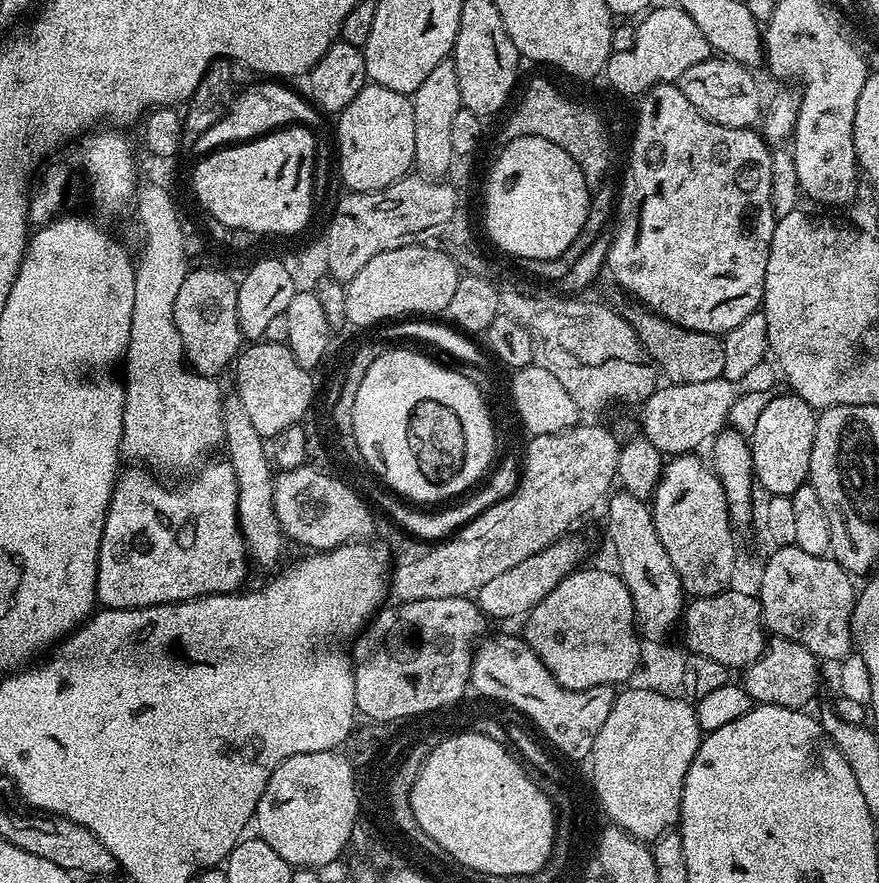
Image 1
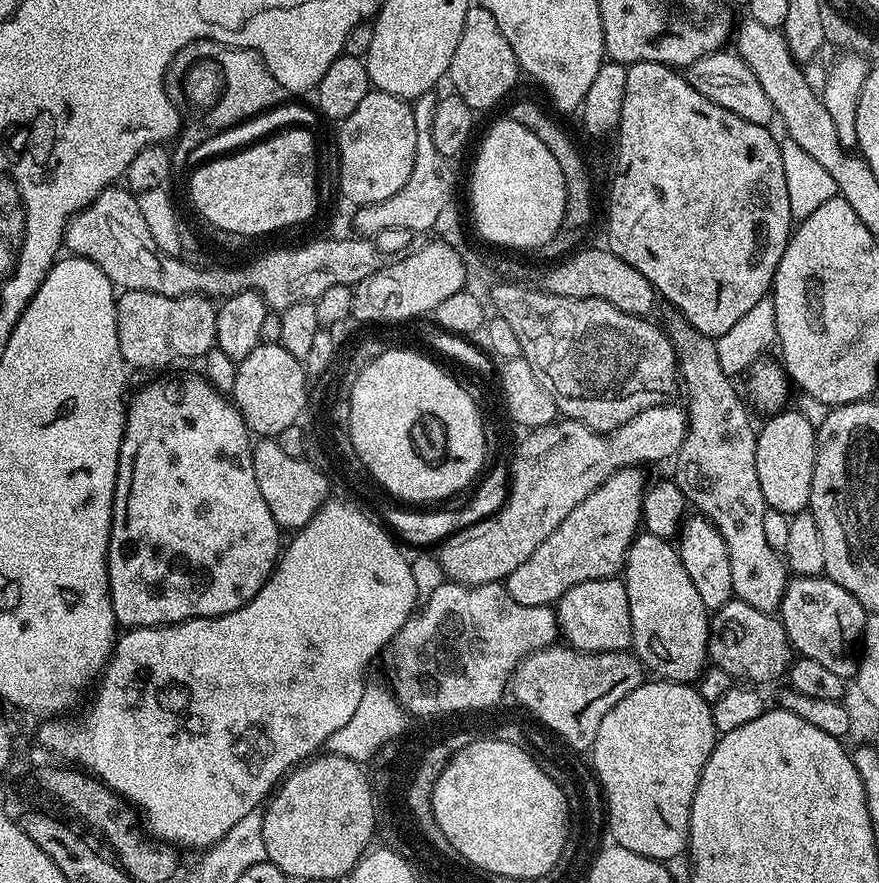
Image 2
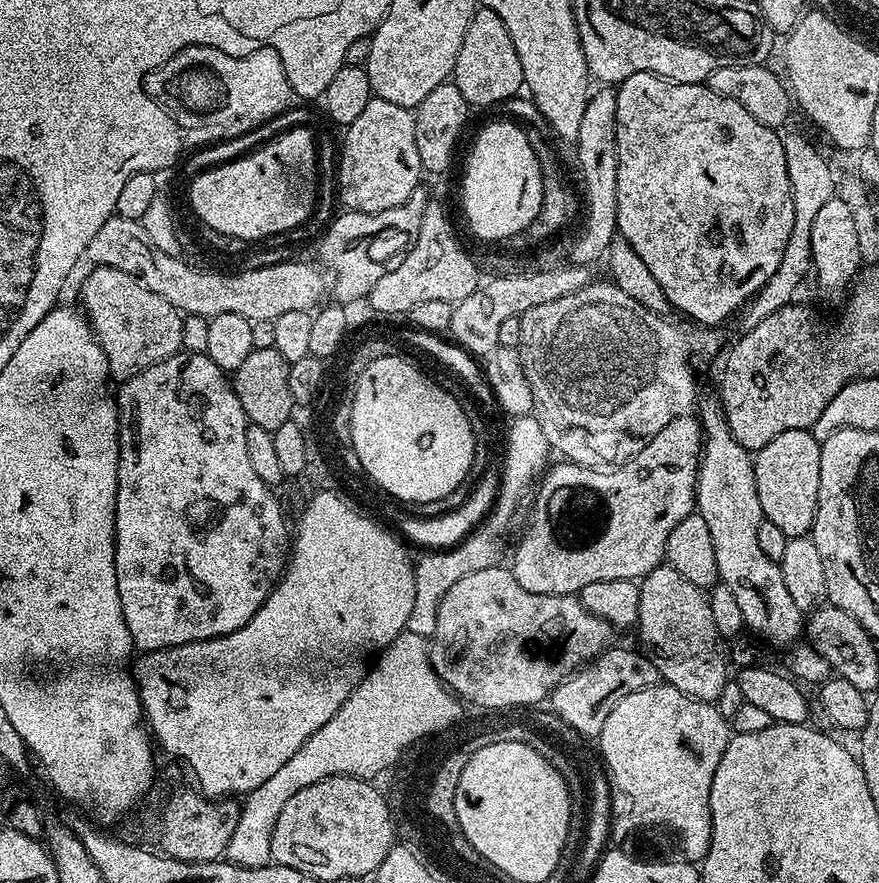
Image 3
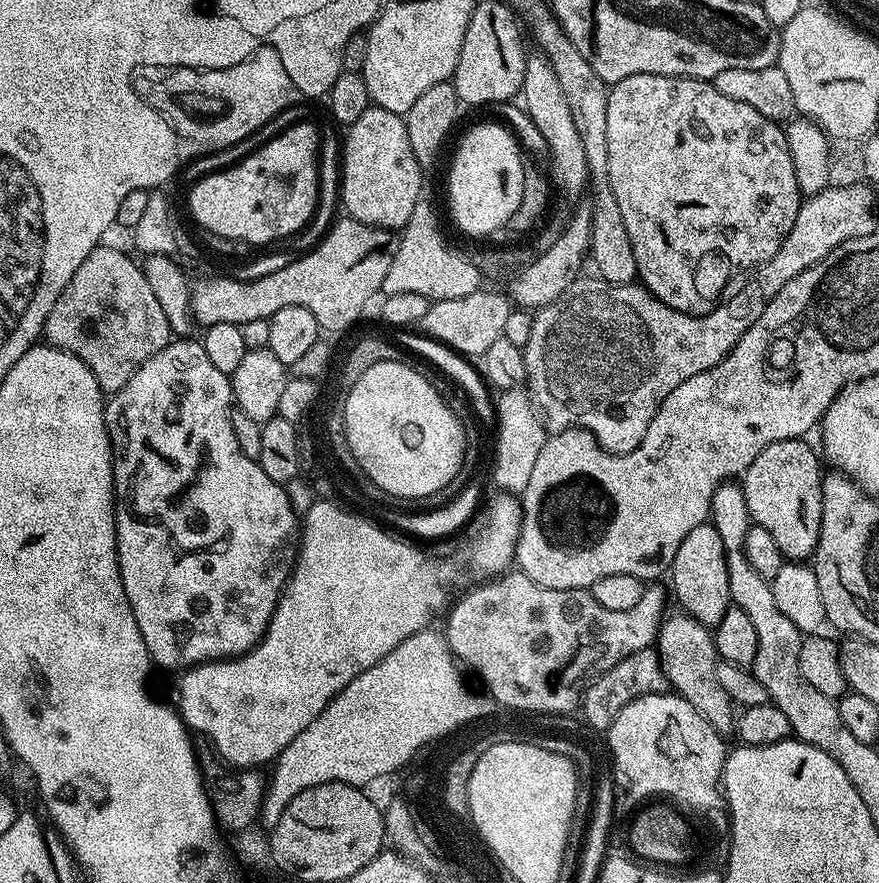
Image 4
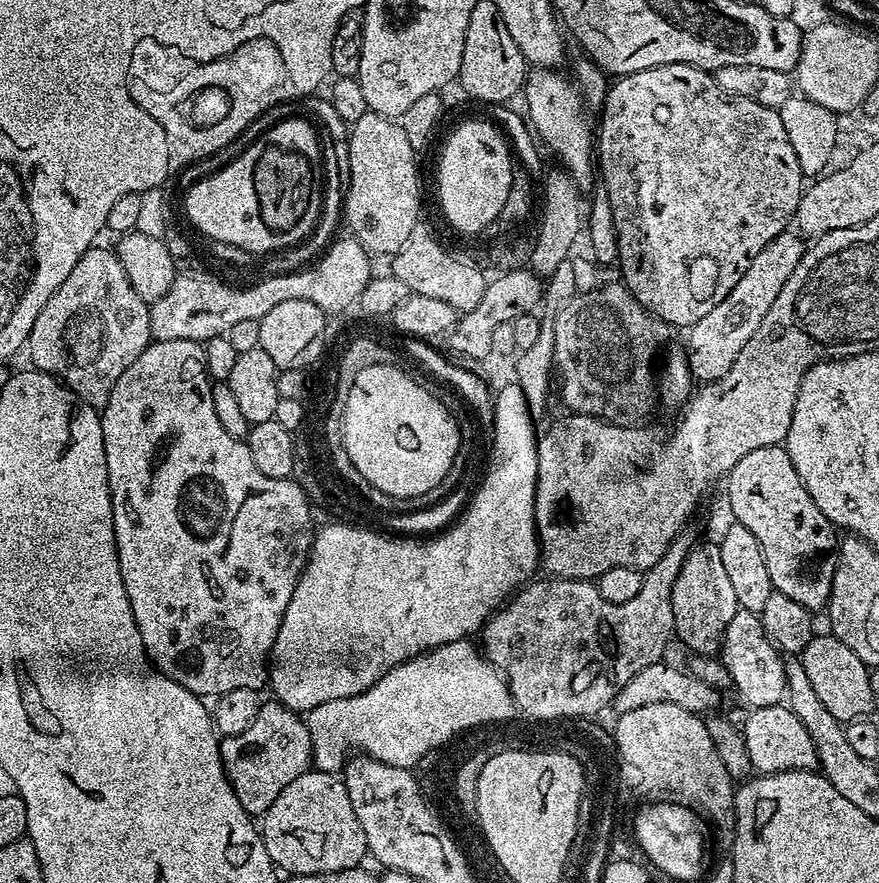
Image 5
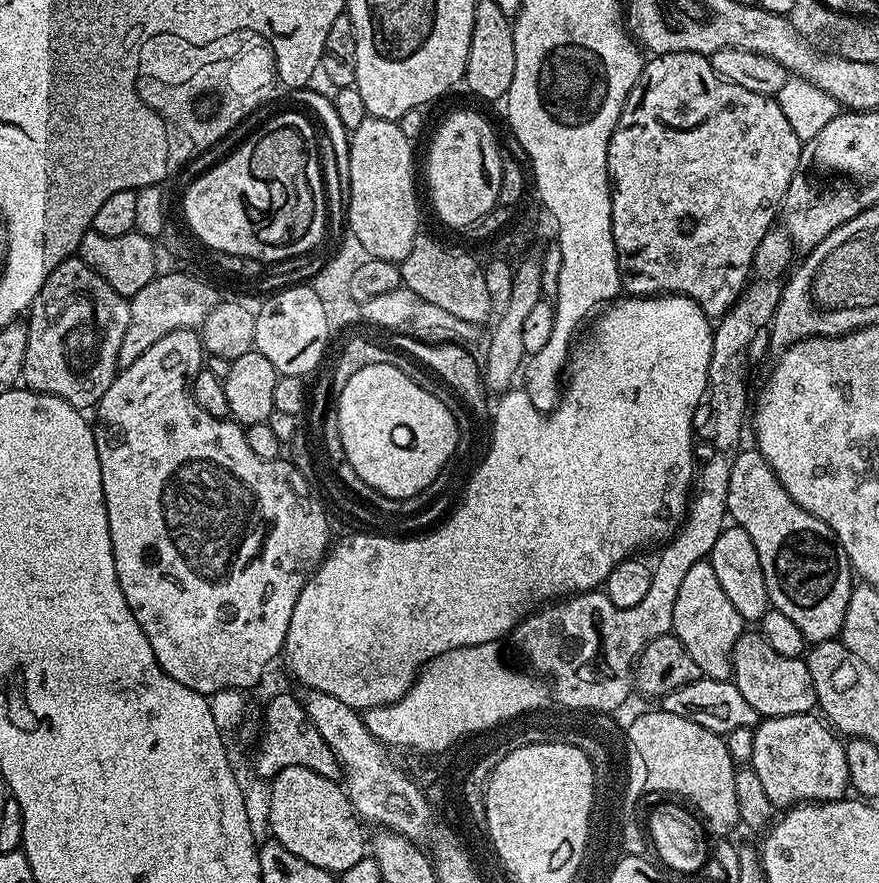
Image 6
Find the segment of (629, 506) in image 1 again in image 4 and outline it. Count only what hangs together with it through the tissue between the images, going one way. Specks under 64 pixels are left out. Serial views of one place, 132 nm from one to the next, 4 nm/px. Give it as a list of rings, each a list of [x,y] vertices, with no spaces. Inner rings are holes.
[[[683,610],[665,615],[660,623],[660,633],[656,636],[655,650],[660,656],[660,665],[666,674],[669,685],[674,689],[675,695],[681,696],[714,730],[722,734],[733,731],[734,721],[730,714],[732,699],[722,687],[722,678],[718,667],[716,654],[716,642],[713,633],[704,624],[700,624],[695,618]]]

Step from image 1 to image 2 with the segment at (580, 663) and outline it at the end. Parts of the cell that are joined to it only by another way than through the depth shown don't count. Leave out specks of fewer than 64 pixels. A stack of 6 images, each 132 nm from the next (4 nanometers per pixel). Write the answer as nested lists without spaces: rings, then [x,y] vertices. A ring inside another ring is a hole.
[[[609,578],[582,582],[561,596],[555,605],[556,622],[569,645],[580,652],[623,652],[631,645],[632,627],[630,626],[630,602],[626,598],[626,586],[623,579]]]

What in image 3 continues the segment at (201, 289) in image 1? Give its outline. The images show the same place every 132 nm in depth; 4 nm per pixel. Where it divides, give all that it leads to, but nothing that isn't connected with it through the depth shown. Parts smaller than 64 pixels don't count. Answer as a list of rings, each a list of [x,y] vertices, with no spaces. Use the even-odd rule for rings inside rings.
[[[96,266],[80,288],[80,300],[92,334],[108,359],[111,379],[133,380],[150,366],[181,351],[185,317],[166,298],[146,290],[133,276],[110,266]]]

